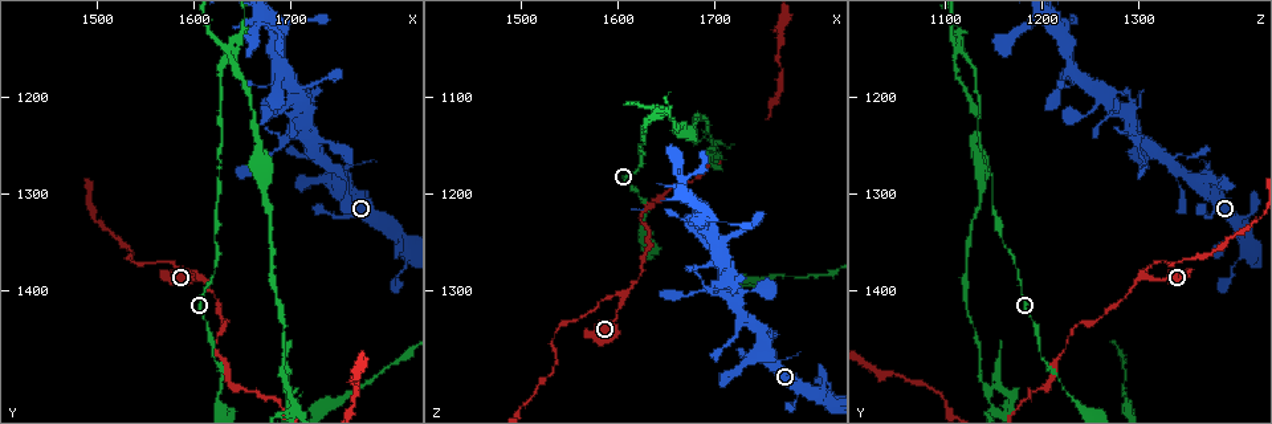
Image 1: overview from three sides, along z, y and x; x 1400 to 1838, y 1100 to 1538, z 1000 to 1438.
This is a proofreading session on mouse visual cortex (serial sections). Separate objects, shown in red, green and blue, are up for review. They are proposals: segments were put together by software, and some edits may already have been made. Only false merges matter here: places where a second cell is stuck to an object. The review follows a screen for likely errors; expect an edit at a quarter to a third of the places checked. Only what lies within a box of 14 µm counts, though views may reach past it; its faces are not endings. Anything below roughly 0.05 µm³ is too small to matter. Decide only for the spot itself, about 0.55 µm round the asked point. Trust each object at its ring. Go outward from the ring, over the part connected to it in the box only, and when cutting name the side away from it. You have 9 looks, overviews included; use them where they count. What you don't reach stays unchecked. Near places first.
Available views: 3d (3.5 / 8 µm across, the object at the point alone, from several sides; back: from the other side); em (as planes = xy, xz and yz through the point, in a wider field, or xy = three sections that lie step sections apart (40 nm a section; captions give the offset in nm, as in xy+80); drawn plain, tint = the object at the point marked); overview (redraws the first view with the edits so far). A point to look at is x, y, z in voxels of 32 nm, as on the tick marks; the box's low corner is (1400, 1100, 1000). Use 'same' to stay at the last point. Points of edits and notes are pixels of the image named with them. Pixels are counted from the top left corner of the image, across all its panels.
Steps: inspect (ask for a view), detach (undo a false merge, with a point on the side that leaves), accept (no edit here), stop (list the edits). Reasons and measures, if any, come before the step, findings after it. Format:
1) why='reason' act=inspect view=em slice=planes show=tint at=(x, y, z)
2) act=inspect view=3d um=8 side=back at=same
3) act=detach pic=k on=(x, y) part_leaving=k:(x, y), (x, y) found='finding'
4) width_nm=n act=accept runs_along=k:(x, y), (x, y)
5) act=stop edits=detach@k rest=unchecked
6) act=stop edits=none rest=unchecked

why='three arms meet' act=inspect view=3d um=8 at=(1610, 1385, 1310)

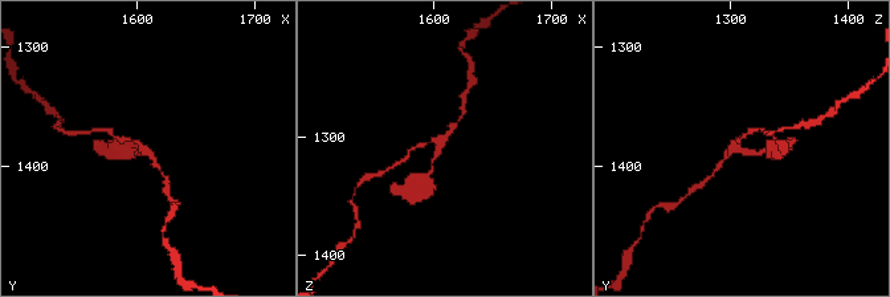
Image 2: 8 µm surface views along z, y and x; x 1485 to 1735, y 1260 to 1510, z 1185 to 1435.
act=inspect view=3d um=3.5 at=(1608, 1386, 1308)

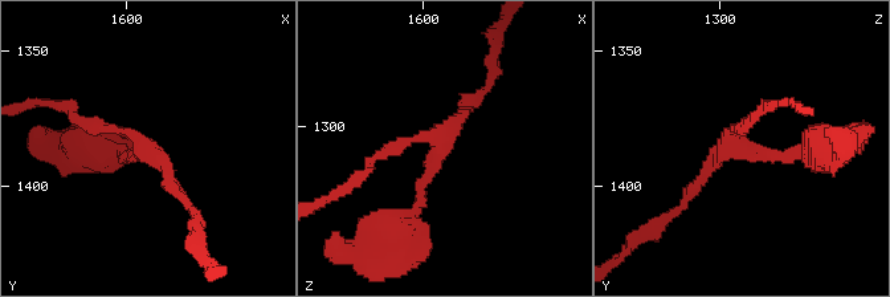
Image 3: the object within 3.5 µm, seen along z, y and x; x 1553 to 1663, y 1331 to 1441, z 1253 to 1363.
arm_widths_nm=150,150,150 act=accept runs_along=3:(407, 216), (444, 131), (485, 90) found='continuous, no second cell'

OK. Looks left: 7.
why='thick turns thin' act=inspect view=em slice=xy step=5 show=tint at=(1715, 1240, 1300)

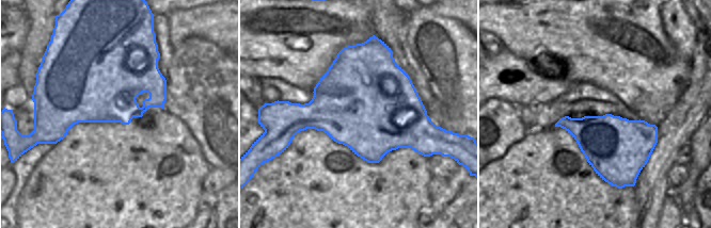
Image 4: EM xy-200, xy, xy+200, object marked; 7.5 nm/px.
why='wider look' act=inspect view=3d um=3.5 at=same

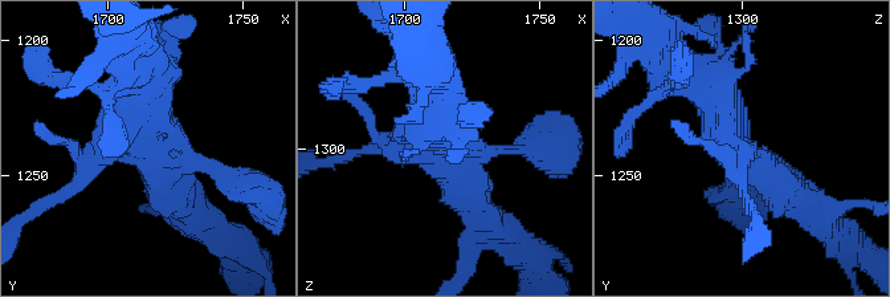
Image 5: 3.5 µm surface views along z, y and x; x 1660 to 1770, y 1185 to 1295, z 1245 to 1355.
arm_widths_nm=150,300,450,500 act=accept found='one cell here'

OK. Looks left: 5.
why='thin neck' act=inspect view=3d um=3.5 at=(1620, 1380, 1180)

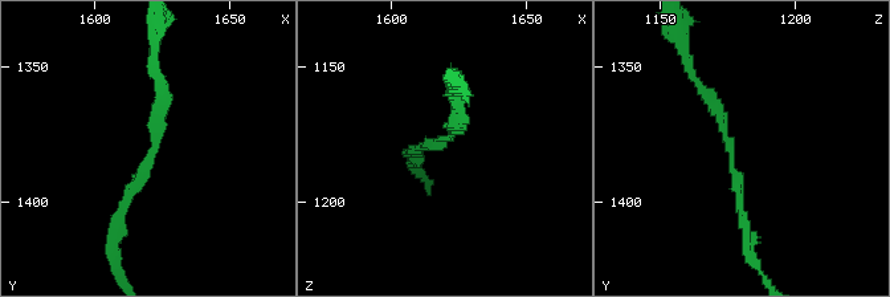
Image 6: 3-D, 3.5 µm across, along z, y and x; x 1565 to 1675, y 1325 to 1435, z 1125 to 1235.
arm_widths_nm=150,200 why='now the EM' act=inspect view=em slice=planes show=tint at=(1619, 1383, 1178)

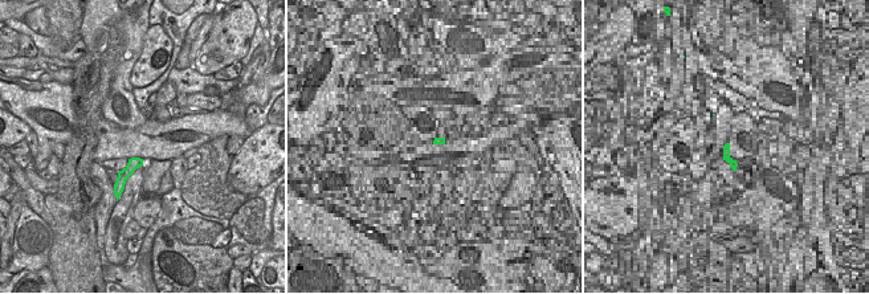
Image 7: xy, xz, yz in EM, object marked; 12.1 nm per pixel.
act=accept runs_along=7:(138, 160), (118, 183) found='one cell here'

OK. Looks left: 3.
why='four or more arms meet' act=inspect view=3d um=3.5 at=(1640, 1150, 1115)

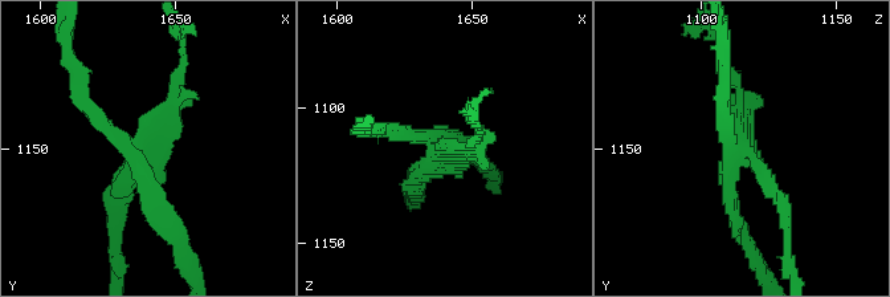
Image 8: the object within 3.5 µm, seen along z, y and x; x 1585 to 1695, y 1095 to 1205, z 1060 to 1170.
arms=4 arm_widths_nm=150,150,200,200 why='now the EM' act=inspect view=em slice=planes show=tint at=(1636, 1151, 1114)

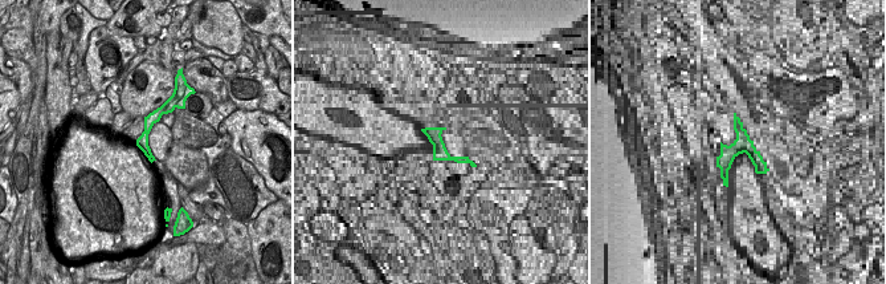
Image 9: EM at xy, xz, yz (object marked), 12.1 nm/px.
act=detach pic=8 on=(723, 121) part_leaving=8:(733, 157), (733, 222), (760, 267) found='a second cell is stuck on'

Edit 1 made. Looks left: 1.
act=stop edits=detach@8 rest=unchecked

